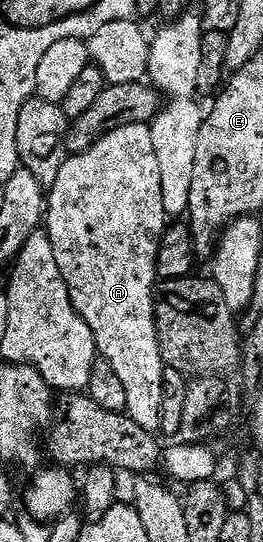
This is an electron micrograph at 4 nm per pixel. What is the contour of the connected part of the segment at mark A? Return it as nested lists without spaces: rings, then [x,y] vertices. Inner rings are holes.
[[[149,125],[119,127],[115,131],[103,135],[103,139],[99,139],[99,143],[95,143],[87,151],[66,156],[63,167],[59,171],[59,179],[55,179],[55,183],[47,193],[47,212],[43,225],[51,239],[51,247],[55,247],[55,259],[59,263],[59,271],[67,283],[67,291],[71,295],[71,303],[75,307],[75,311],[85,320],[87,327],[91,327],[98,354],[104,361],[111,363],[111,367],[115,367],[115,375],[119,375],[123,387],[127,390],[129,417],[135,419],[135,423],[139,423],[139,427],[143,427],[148,433],[156,434],[161,421],[166,420],[163,411],[163,391],[165,390],[167,366],[161,354],[161,341],[157,338],[157,299],[155,294],[159,289],[157,256],[161,246],[161,237],[167,228],[167,218],[163,211],[163,187],[159,183],[159,155],[155,151],[155,143],[151,143]]]

